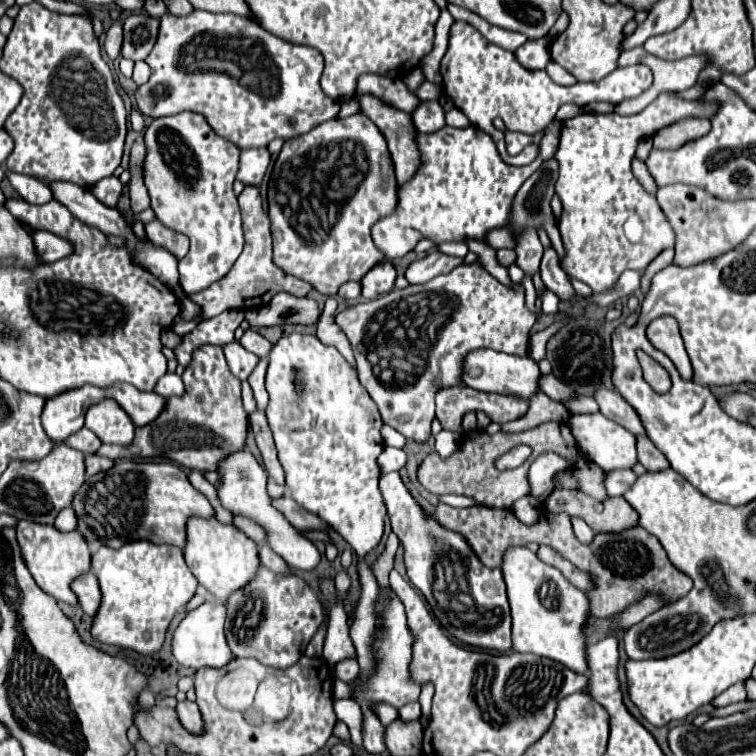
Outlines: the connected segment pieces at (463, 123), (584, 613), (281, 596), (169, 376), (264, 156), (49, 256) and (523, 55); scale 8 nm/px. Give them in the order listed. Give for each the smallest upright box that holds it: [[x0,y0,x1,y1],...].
[[446,109,470,127],[500,547,590,673],[226,565,322,669],[154,373,184,397],[236,147,270,185],[32,231,72,263],[514,39,550,71]]

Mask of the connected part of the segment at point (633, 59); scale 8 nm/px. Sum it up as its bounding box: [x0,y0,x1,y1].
[618,47,650,67]

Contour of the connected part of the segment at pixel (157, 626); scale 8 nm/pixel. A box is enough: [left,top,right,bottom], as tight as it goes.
[90,541,198,655]

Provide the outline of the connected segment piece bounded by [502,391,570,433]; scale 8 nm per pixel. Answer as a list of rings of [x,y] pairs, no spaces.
[[[542,391],[534,393],[530,399],[530,409],[526,411],[526,415],[518,417],[516,421],[510,421],[506,425],[502,425],[502,431],[514,433],[514,431],[524,431],[524,429],[532,429],[536,425],[542,425],[546,421],[568,421],[568,411],[564,409],[564,405],[554,403],[548,395],[544,395]]]

